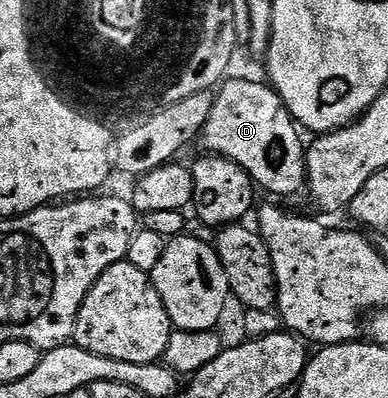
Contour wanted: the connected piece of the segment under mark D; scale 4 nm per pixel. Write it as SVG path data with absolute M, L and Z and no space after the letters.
M237 77L234 81L226 80L216 90L211 119L203 127L199 141L205 144L204 152L209 155L226 157L235 162L253 180L254 186L266 189L277 197L293 197L297 192L306 188L305 180L305 155L306 142L301 142L302 130L299 128L283 99L273 90L272 85L261 81L248 81L245 77Z

